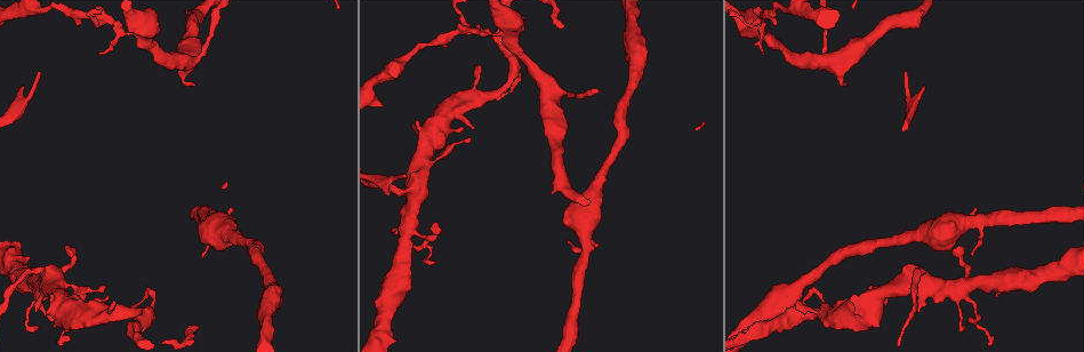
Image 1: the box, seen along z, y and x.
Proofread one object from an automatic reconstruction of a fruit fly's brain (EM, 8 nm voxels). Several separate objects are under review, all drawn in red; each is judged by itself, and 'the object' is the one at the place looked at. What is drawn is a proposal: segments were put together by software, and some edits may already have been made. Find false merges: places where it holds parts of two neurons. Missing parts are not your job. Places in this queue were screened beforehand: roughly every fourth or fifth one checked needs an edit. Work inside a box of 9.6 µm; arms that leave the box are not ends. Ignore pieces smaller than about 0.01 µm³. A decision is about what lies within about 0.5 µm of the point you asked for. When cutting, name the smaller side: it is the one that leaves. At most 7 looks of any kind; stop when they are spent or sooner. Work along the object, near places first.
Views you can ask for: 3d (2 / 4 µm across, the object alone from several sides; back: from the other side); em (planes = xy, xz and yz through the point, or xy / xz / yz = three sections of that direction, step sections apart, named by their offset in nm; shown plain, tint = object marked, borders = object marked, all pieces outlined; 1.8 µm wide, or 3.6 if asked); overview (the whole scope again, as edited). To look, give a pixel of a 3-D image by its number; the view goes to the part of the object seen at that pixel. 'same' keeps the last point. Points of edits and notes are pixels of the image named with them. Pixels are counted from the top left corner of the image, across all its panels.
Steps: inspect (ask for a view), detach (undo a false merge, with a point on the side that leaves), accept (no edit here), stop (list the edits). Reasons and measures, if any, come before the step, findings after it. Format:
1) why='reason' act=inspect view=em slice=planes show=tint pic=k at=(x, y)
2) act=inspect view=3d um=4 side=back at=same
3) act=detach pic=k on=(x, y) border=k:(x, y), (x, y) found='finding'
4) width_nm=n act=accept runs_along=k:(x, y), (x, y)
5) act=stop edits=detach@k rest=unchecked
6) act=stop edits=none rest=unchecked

why='arms part here' act=inspect view=3d um=4 side=back pic=1 at=(473, 30)

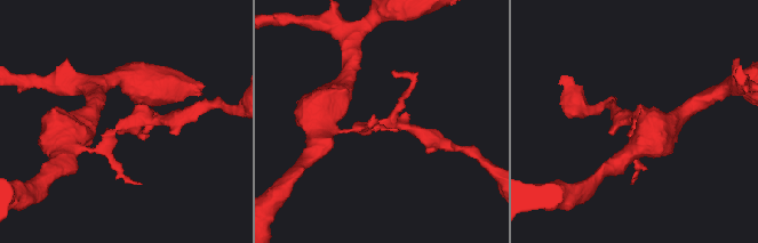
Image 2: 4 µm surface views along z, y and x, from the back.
why='now the EM' act=inspect view=em slice=xy step=4 show=plain pic=2 at=(633, 120)

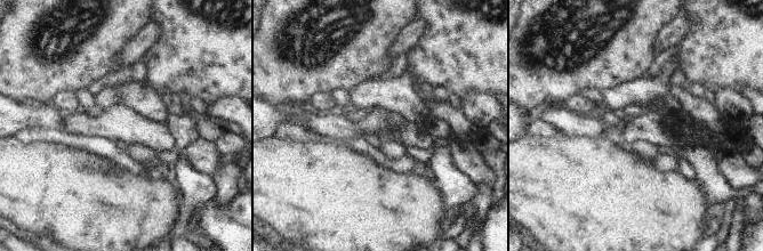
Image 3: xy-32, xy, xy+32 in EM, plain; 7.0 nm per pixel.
why='with the object marked' act=inspect view=em slice=xy step=4 show=tint at=same

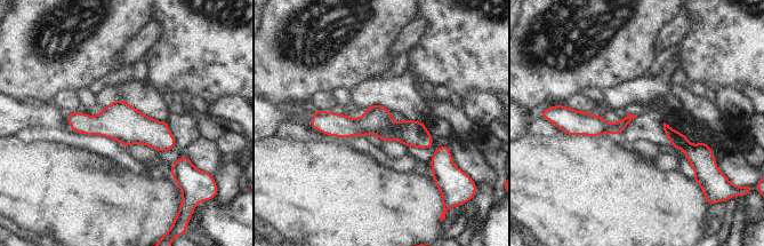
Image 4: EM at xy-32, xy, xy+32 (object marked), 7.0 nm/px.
act=detach pic=4 on=(700, 157) border=4:(688, 143), (683, 149) found='a second neuron is stuck on'

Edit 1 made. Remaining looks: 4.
why='redraw' act=inspect view=overview

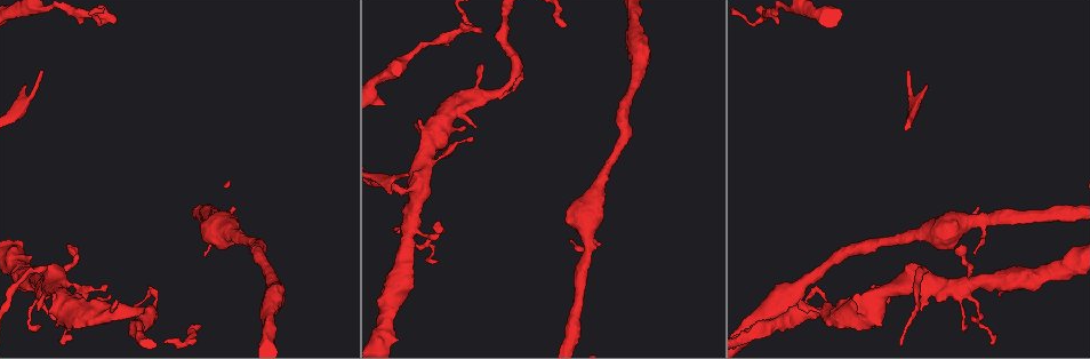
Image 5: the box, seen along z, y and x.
why='thick turns thin' act=inspect view=em slice=planes show=tint pic=5 at=(974, 220)

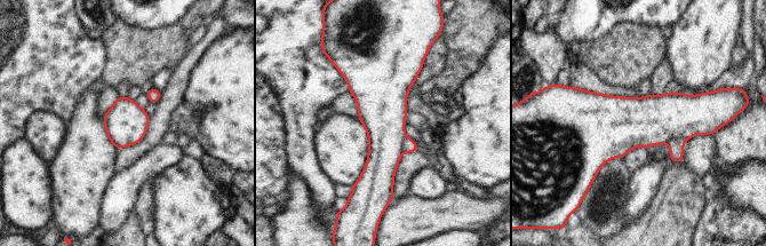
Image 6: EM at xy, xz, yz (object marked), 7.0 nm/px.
act=detach pic=6 on=(676, 145) border=6:(667, 142), (671, 137), (683, 142) found='a second neuron is stuck on'

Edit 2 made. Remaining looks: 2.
why='see it whole again' act=inspect view=overview

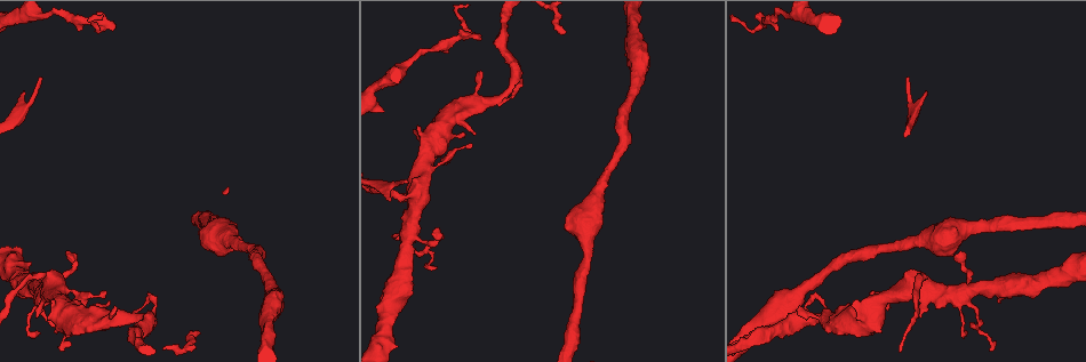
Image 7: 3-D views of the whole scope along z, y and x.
why='four-way junction' act=inspect view=em slice=planes show=tint pic=7 at=(410, 235)

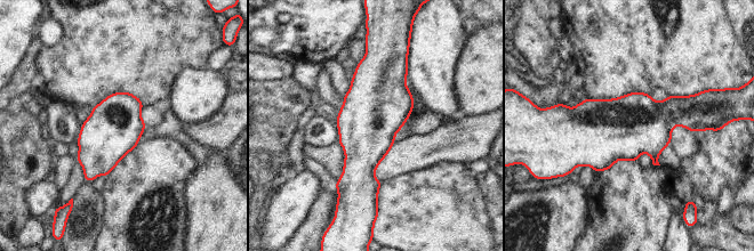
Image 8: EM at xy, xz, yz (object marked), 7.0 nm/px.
act=accept found='one neuron here'

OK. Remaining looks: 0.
act=stop edits=detach@4,detach@6 rest=unchecked

